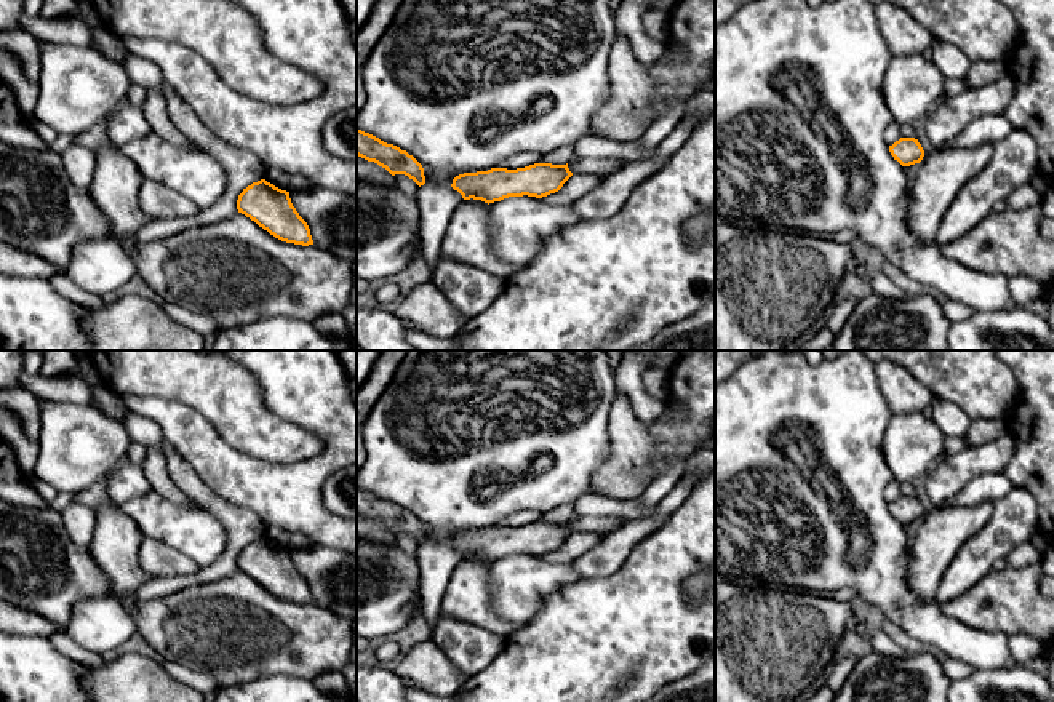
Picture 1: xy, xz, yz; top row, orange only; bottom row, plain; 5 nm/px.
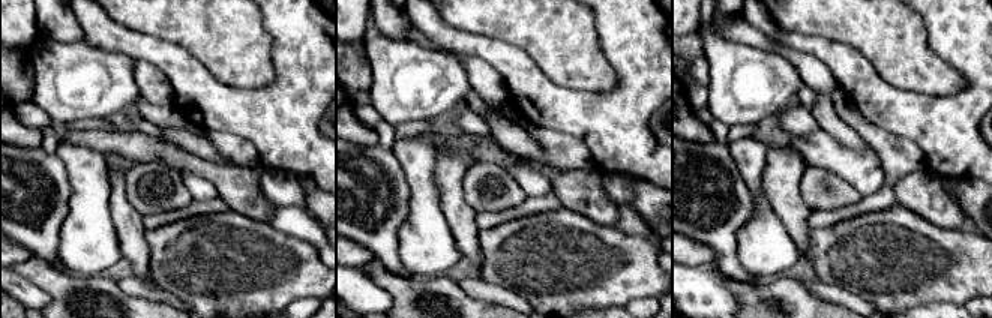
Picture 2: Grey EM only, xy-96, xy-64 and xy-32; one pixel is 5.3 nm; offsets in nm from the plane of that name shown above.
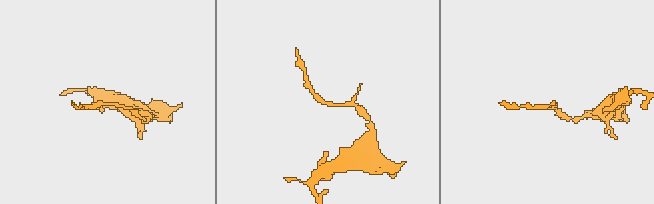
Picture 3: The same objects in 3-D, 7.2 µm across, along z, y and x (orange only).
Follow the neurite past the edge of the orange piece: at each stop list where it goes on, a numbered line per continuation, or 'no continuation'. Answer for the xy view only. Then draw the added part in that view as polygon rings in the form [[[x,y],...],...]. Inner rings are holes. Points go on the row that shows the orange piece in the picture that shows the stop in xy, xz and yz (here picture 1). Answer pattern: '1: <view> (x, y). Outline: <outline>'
no continuation

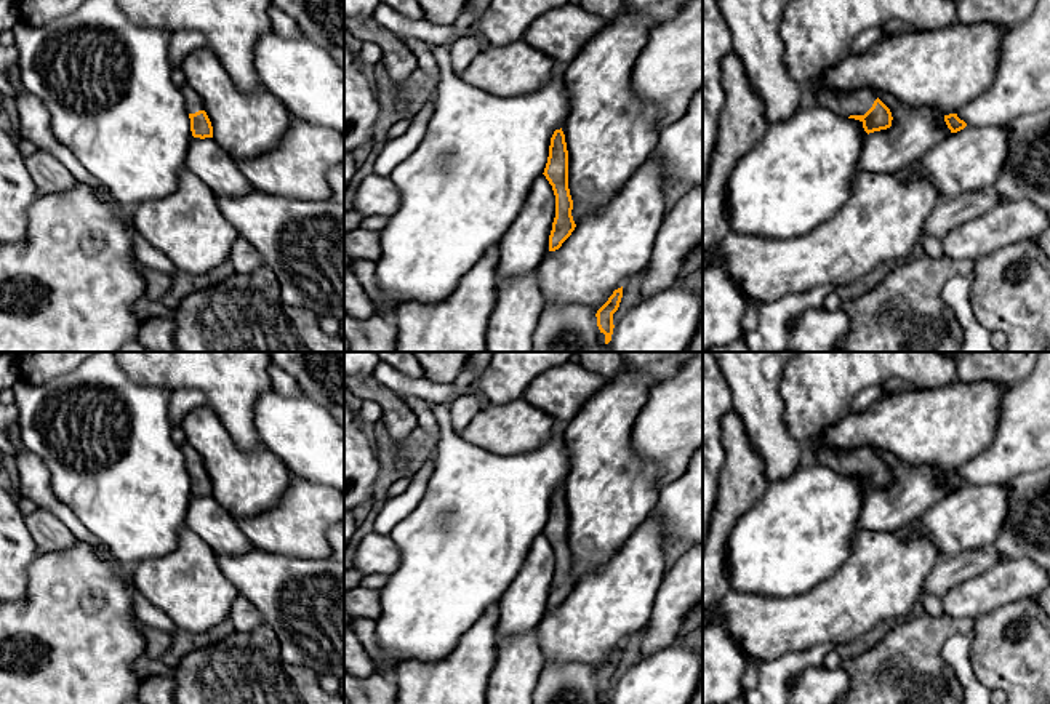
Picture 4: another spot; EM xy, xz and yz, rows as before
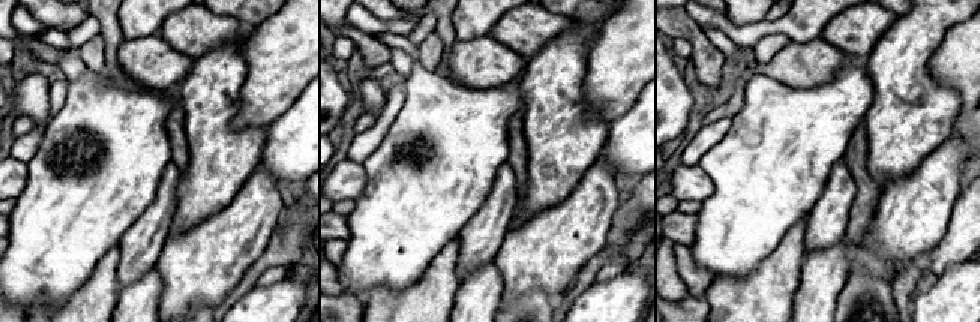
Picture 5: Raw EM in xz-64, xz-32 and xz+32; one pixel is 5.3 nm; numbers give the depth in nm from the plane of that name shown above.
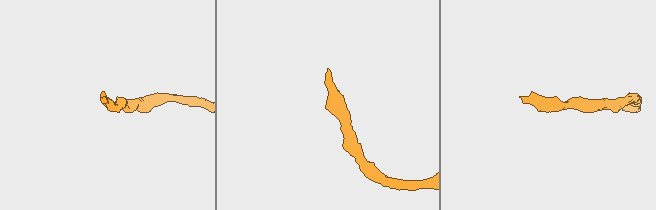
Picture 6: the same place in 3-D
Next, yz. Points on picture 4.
1: yz (858, 101). Outline: [[[818,80],[810,82],[810,86],[812,85],[816,86],[816,93],[810,98],[810,102],[828,107],[842,117],[864,115],[877,99],[872,90],[829,90],[823,86]]]

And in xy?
1: xy (192, 103). Outline: [[[187,85],[181,86],[179,91],[184,96],[184,106],[187,114],[195,114],[198,110],[203,110],[202,99]]]

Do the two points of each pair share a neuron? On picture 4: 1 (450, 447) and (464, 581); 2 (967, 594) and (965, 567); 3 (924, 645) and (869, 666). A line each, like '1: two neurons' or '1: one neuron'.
1: one neuron
2: two neurons
3: one neuron

